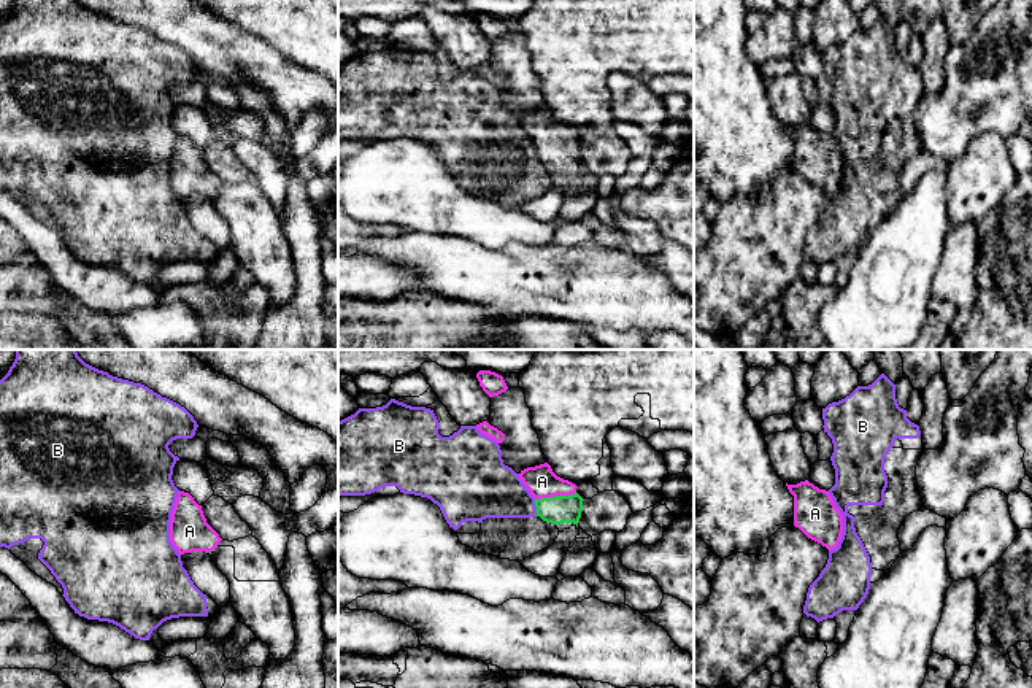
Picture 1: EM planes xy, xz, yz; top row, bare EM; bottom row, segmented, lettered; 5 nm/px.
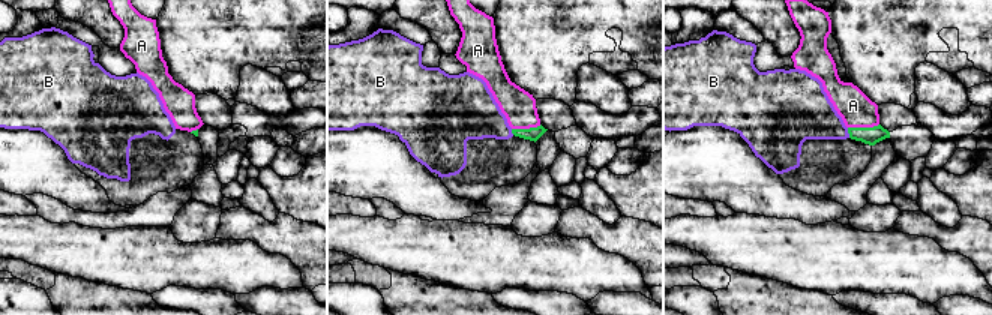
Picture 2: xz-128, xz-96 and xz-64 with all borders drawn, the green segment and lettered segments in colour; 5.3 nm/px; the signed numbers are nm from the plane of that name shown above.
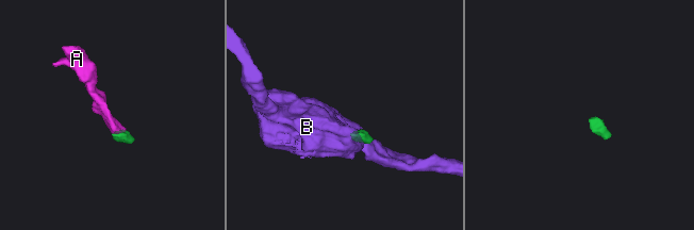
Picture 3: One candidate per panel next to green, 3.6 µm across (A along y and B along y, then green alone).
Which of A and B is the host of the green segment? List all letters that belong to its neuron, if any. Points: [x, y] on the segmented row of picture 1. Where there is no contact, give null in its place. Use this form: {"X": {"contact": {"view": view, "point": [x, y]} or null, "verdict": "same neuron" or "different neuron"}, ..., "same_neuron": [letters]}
{"A": {"contact": {"view": "xz", "point": [554, 496]}, "verdict": "same neuron"}, "B": {"contact": {"view": "xz", "point": [535, 506]}, "verdict": "different neuron"}, "same_neuron": ["A"]}

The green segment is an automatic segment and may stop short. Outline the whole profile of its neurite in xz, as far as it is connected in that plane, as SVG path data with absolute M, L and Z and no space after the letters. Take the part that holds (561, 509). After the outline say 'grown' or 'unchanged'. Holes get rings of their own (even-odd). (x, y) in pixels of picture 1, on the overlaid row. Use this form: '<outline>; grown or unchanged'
M548 462L521 470L519 478L535 497L537 516L551 524L578 524L583 497L576 485L557 477Z; grown

